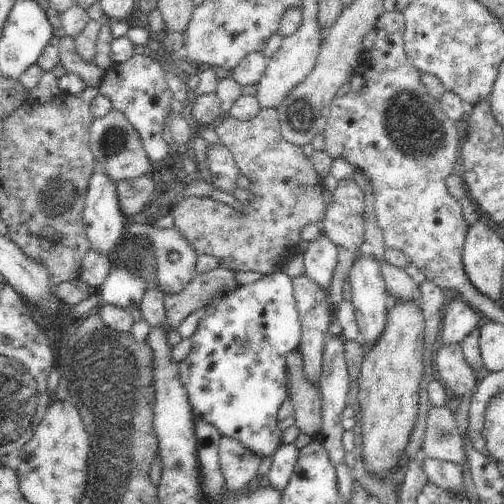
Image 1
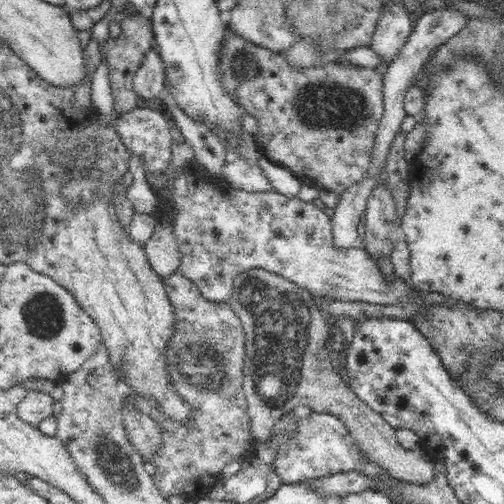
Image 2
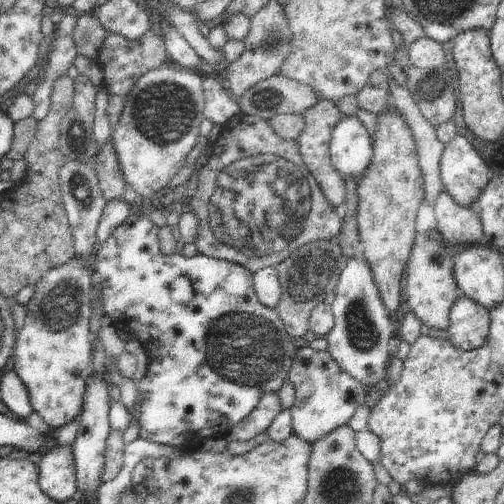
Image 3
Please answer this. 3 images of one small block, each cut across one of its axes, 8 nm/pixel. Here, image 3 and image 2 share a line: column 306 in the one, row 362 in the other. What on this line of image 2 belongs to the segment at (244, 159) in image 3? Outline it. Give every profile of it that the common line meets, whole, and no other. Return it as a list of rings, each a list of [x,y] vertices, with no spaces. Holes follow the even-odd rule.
[[[180,270],[162,280],[170,304],[176,310],[176,322],[172,328],[174,336],[166,352],[166,372],[174,390],[194,408],[194,414],[188,424],[176,422],[162,414],[156,400],[148,396],[138,396],[134,406],[142,414],[154,418],[162,430],[162,448],[150,460],[146,458],[148,464],[156,466],[152,478],[160,496],[180,496],[186,502],[198,502],[220,482],[222,468],[230,460],[240,456],[248,462],[256,450],[244,394],[246,330],[230,302],[206,300],[202,290],[198,290],[198,286]]]

